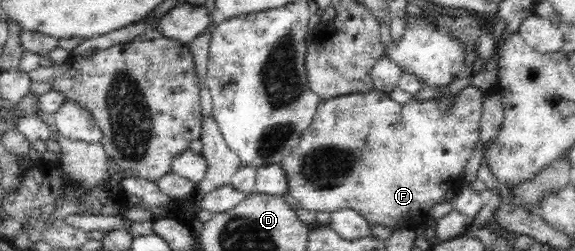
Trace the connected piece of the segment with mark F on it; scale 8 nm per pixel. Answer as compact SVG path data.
M476 86L465 87L464 90L460 91L459 97L453 101L453 105L449 109L451 114L445 118L438 115L437 105L434 105L429 100L418 100L412 97L405 103L397 103L394 99L391 99L390 94L377 90L353 92L349 95L340 95L339 97L322 101L319 107L317 107L313 121L301 133L301 139L294 145L293 152L290 152L290 155L285 157L280 164L282 170L285 170L285 175L288 179L288 194L293 199L296 199L297 207L303 207L307 211L327 211L327 213L331 213L331 211L337 211L341 207L348 207L349 209L354 209L357 213L361 213L369 222L369 225L384 225L391 227L393 230L403 227L416 228L418 224L428 220L428 213L431 211L431 207L443 202L447 191L449 189L453 190L453 181L455 183L461 181L463 169L471 158L471 153L473 153L477 141L480 140L480 117L483 100L487 93L488 91L483 91L483 89L479 89Z

